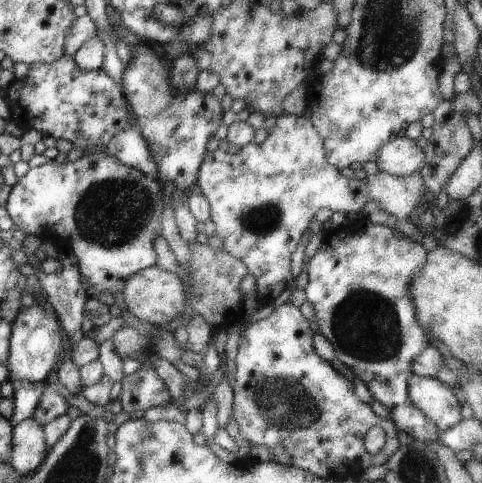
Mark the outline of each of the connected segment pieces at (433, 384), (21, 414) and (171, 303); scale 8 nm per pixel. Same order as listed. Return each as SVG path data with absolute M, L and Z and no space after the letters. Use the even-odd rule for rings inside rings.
M412 374L408 381L408 396L440 431L452 428L462 420L458 398L441 380Z
M10 378L9 381L14 387L14 413L9 421L14 426L18 421L33 416L44 389L47 386L47 380L30 383L27 380L12 380L12 378Z
M156 265L139 270L134 276L131 276L127 280L122 294L130 314L157 327L166 327L172 320L178 319L184 313L187 300L179 274L162 270Z

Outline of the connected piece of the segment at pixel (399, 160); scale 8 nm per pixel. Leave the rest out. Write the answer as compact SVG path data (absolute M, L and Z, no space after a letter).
M406 135L393 137L386 142L375 160L380 171L397 177L418 172L424 161L424 151Z

